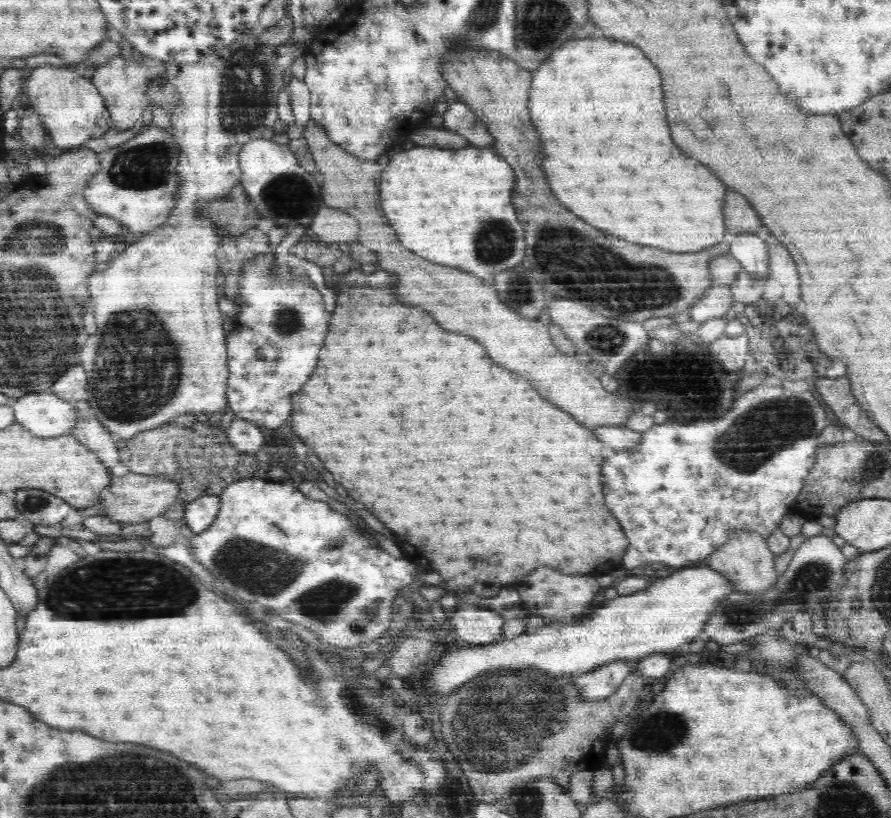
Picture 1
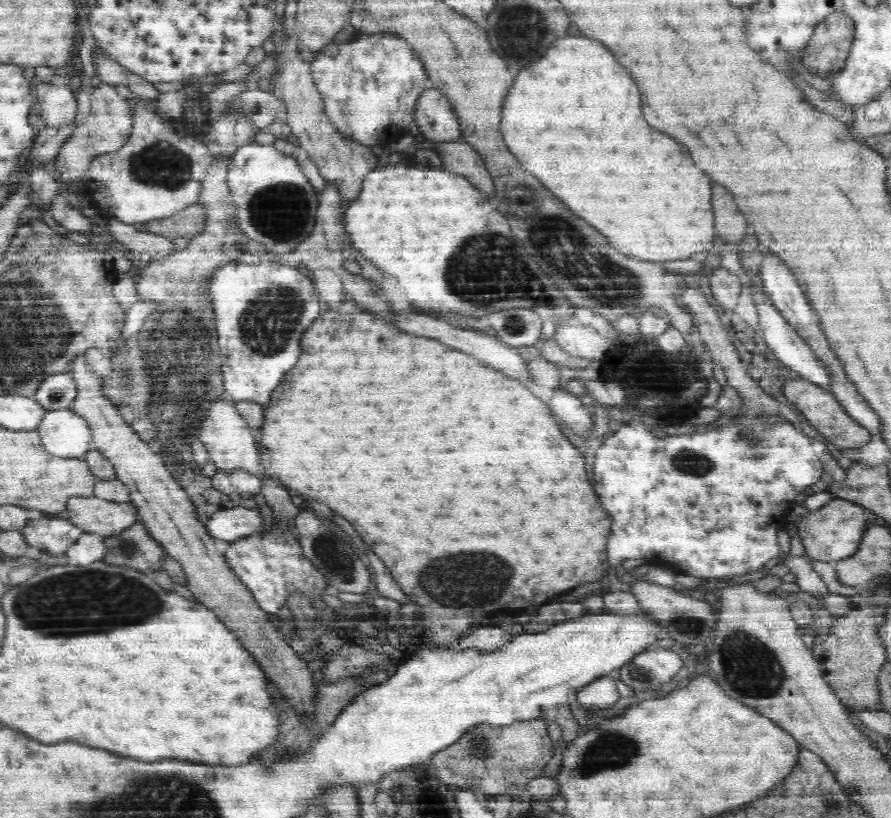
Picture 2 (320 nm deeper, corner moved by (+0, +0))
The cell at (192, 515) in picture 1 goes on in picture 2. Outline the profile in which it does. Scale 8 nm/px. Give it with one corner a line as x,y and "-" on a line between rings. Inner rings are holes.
236,506
212,514
205,525
210,536
223,545
254,534
260,530
260,526
264,526
264,518
258,508
248,509

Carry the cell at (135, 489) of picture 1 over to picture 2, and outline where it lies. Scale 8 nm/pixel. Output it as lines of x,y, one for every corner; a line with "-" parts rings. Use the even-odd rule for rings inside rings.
96,496
72,497
67,500
66,512
60,518
69,520
83,532
113,538
125,528
141,522
133,502
120,504

